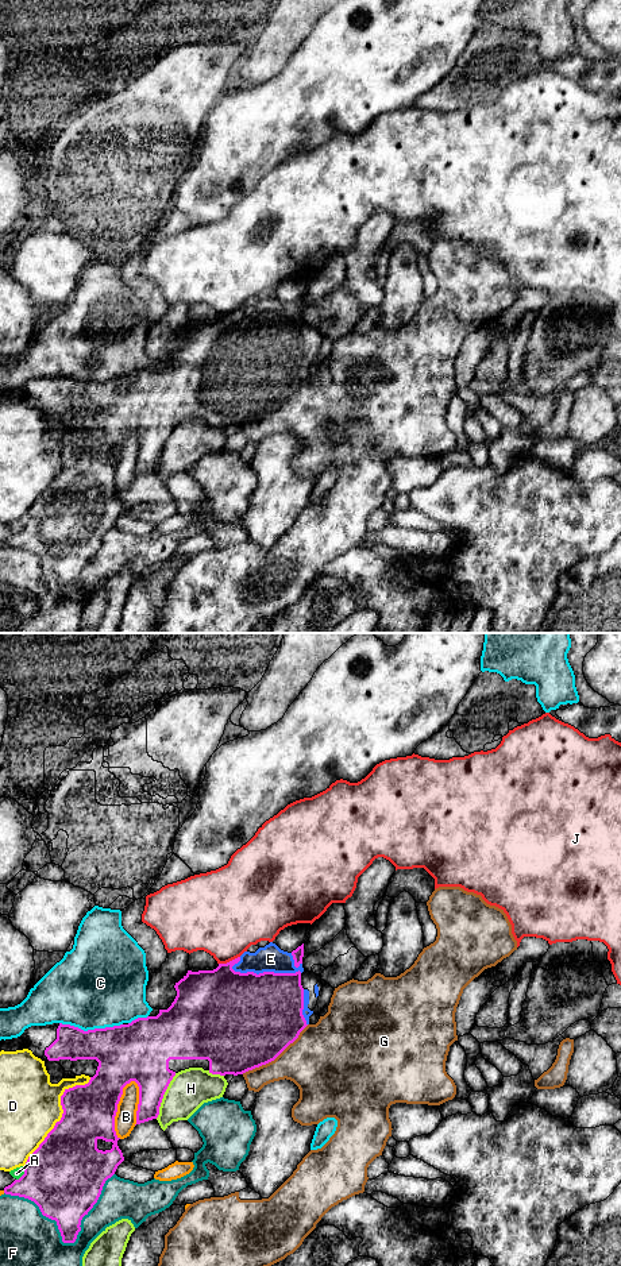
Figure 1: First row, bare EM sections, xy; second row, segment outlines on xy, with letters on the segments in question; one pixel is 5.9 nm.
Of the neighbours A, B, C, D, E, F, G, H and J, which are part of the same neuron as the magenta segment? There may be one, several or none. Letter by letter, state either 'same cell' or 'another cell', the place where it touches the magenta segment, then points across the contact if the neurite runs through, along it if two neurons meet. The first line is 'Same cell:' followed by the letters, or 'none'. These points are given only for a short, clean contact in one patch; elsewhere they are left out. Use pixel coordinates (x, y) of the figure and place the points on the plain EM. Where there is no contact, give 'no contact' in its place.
Same cell: E
A: another cell | xy (24, 525)
B: another cell | xy (116, 460)
C: another cell | xy (91, 382)
D: another cell | xy (62, 467)
E: same cell | xy (266, 324)
F: another cell | xy (65, 594)
G: another cell | xy (276, 409)
H: another cell | xy (162, 448)
J: another cell | xy (230, 313)

